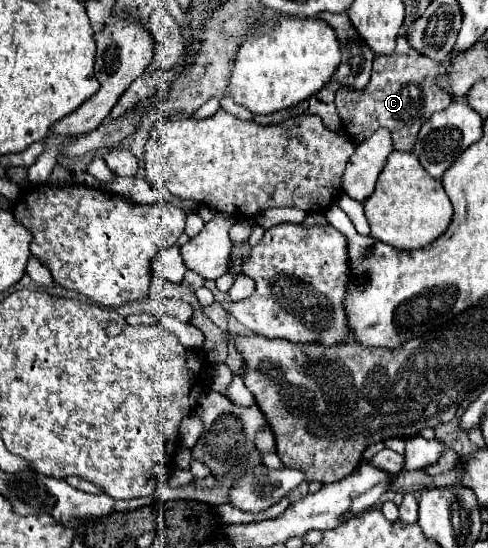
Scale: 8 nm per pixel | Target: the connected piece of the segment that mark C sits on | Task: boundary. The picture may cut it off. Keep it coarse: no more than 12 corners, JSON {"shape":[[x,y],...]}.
{"shape":[[397,37],[361,91],[335,95],[355,145],[379,127],[411,151],[421,125],[451,103],[435,63]]}

